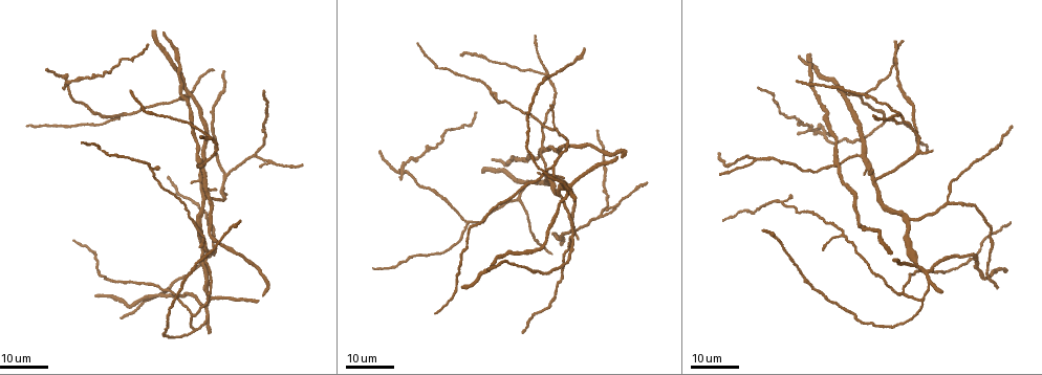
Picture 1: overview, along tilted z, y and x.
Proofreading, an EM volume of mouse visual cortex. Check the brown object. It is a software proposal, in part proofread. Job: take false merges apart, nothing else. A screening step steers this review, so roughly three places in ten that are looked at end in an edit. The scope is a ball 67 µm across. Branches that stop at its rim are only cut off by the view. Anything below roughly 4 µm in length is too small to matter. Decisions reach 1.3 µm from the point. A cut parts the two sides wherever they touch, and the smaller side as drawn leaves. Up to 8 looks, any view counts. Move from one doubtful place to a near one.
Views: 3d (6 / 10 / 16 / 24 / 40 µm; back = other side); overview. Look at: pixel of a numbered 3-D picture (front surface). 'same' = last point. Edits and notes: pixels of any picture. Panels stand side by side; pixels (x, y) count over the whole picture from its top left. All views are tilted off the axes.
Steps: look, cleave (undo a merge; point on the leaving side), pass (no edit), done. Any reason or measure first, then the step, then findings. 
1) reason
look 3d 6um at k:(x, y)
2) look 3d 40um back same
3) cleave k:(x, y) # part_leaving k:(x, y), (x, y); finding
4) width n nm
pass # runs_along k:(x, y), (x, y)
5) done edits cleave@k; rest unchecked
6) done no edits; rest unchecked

look 3d 16um at 1:(756, 158)

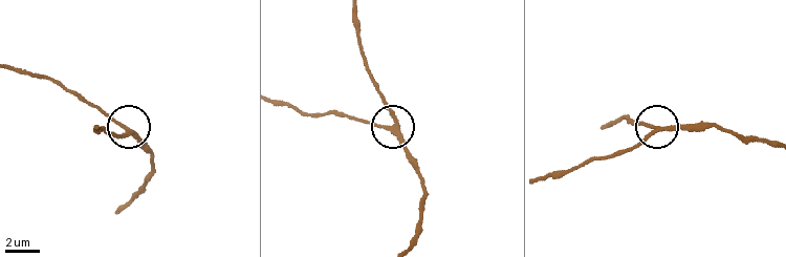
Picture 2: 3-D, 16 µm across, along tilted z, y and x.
closer look
look 3d 6um at 2:(128, 130)

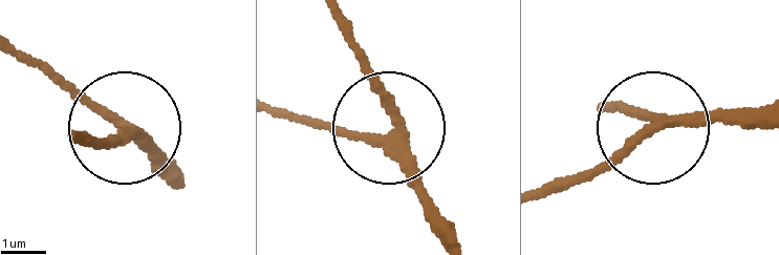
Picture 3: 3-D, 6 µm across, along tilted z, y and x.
width 230 nm
pass # continuous, no second neuron

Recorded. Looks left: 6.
looks like a crossing
look 3d 16um at 1:(543, 147)

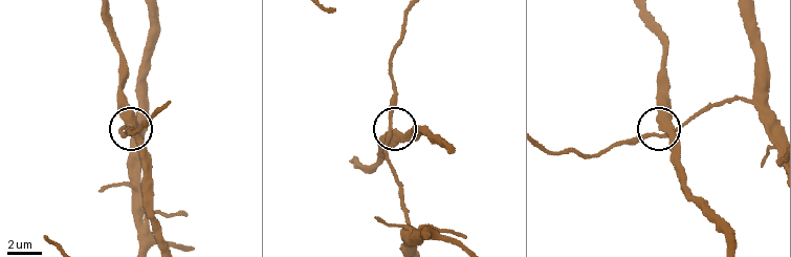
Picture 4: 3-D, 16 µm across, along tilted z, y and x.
look 3d 6um at 4:(664, 123)

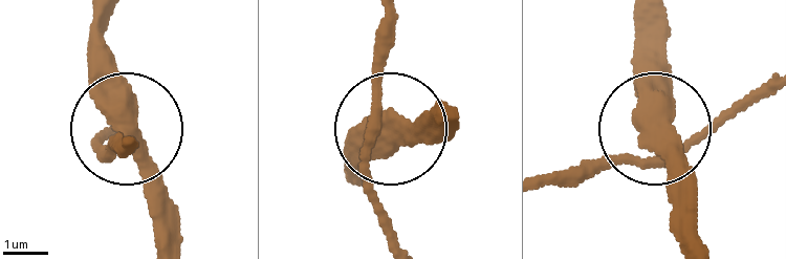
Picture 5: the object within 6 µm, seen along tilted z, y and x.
width 400 nm
pass # one neuron here

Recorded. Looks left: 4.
a fork
look 3d 24um at 1:(554, 129)

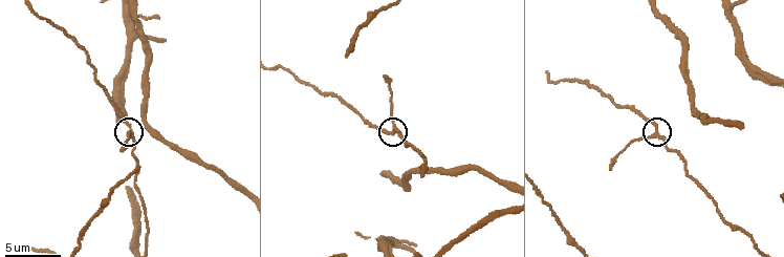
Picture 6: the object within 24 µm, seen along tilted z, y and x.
zoom in
look 3d 10um at 6:(131, 134)

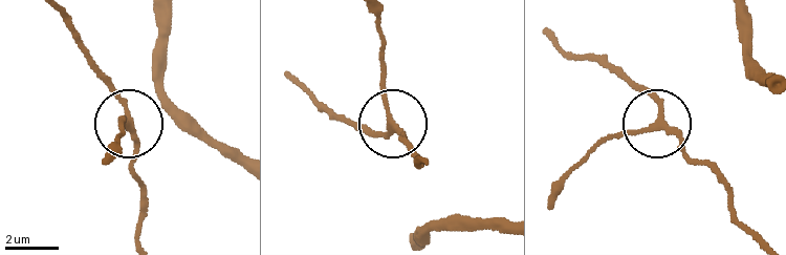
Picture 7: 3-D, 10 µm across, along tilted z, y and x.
width 190 nm
pass # continuous, no second neuron

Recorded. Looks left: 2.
thin arm on a thick one
look 3d 16um at 1:(570, 237)

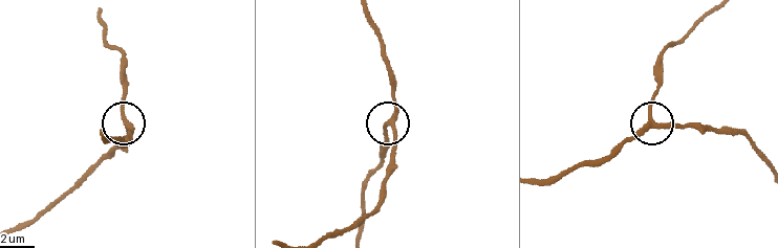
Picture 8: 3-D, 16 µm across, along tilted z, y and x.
zoom in
look 3d 6um at 8:(653, 121)

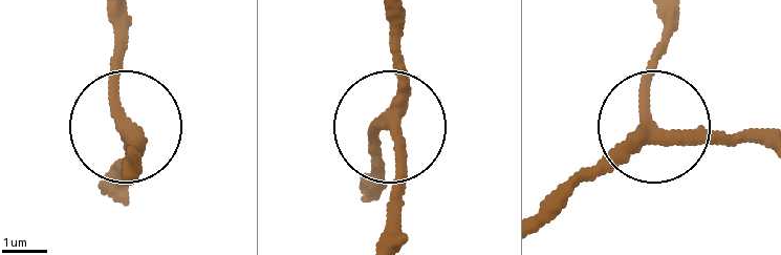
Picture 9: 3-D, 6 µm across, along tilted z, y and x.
arms 3
pass # runs_along 9:(390, 20), (394, 125), (381, 129), (371, 185); continuous, no second neuron

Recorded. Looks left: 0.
done no edits; rest unchecked

